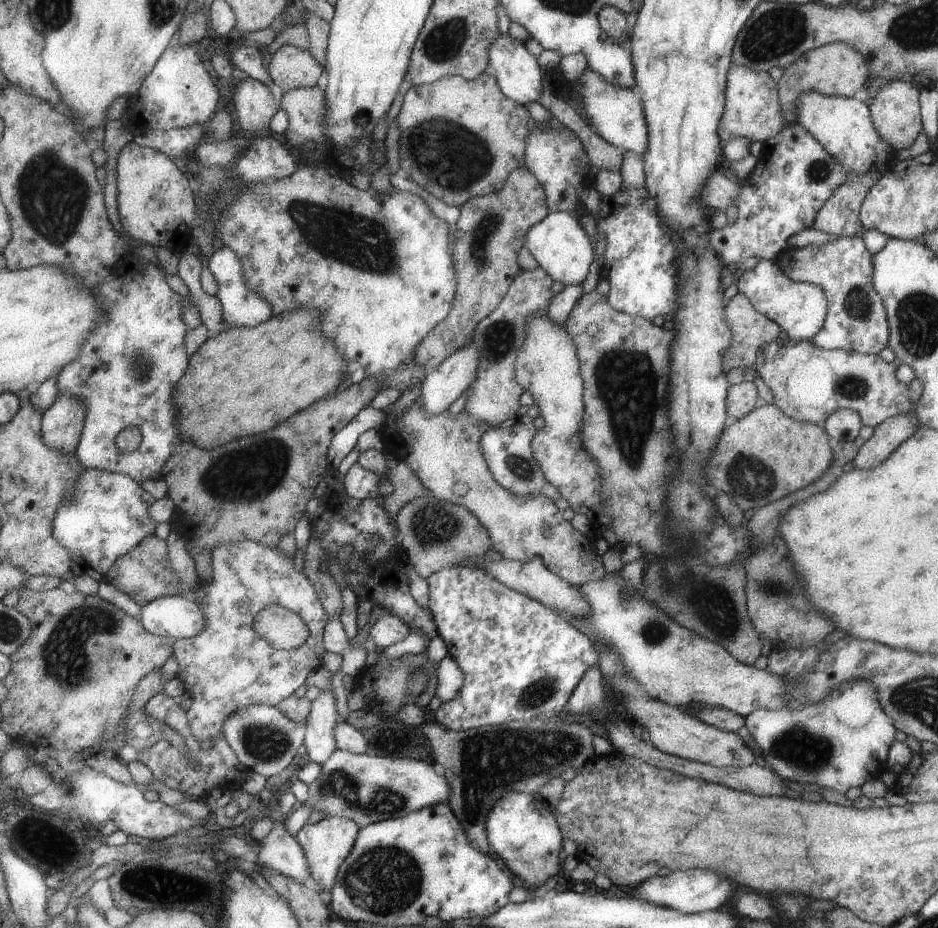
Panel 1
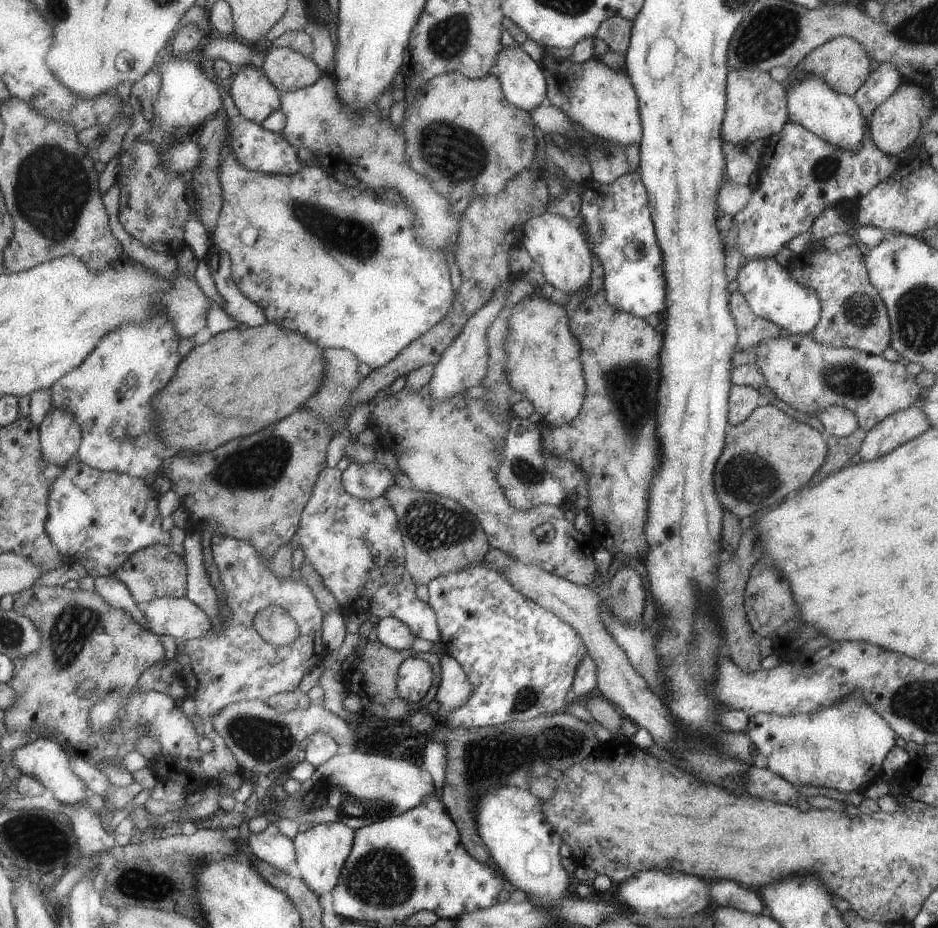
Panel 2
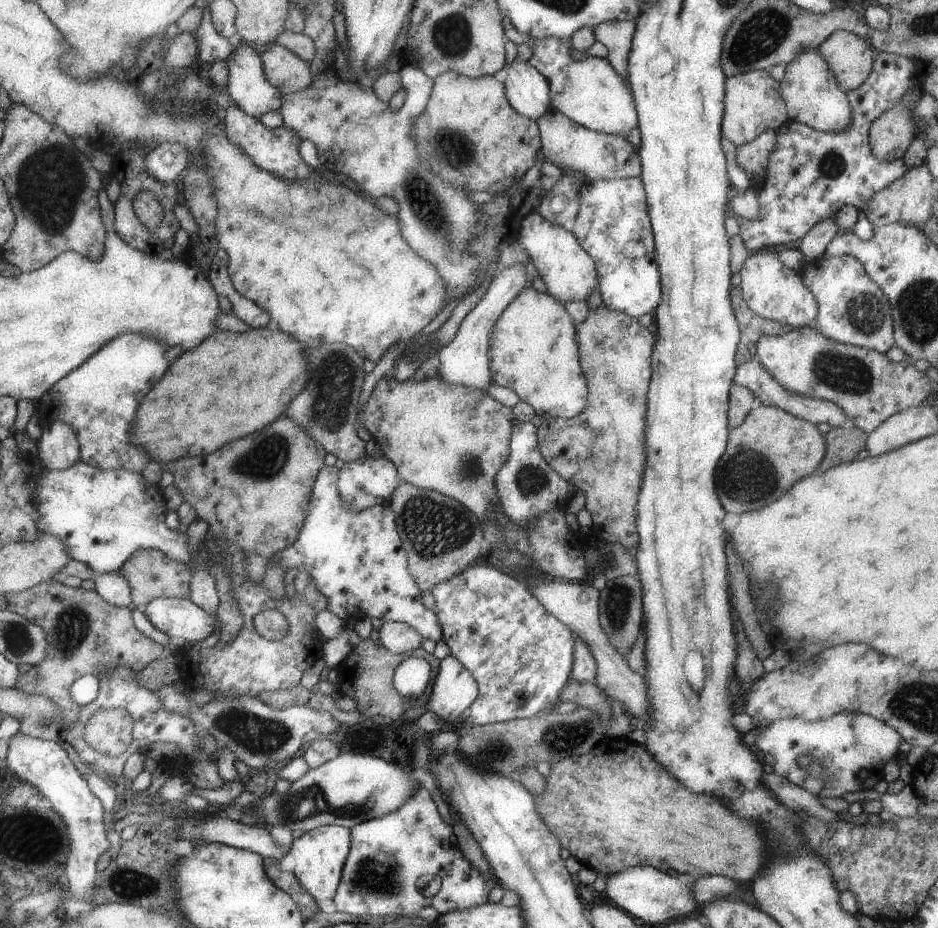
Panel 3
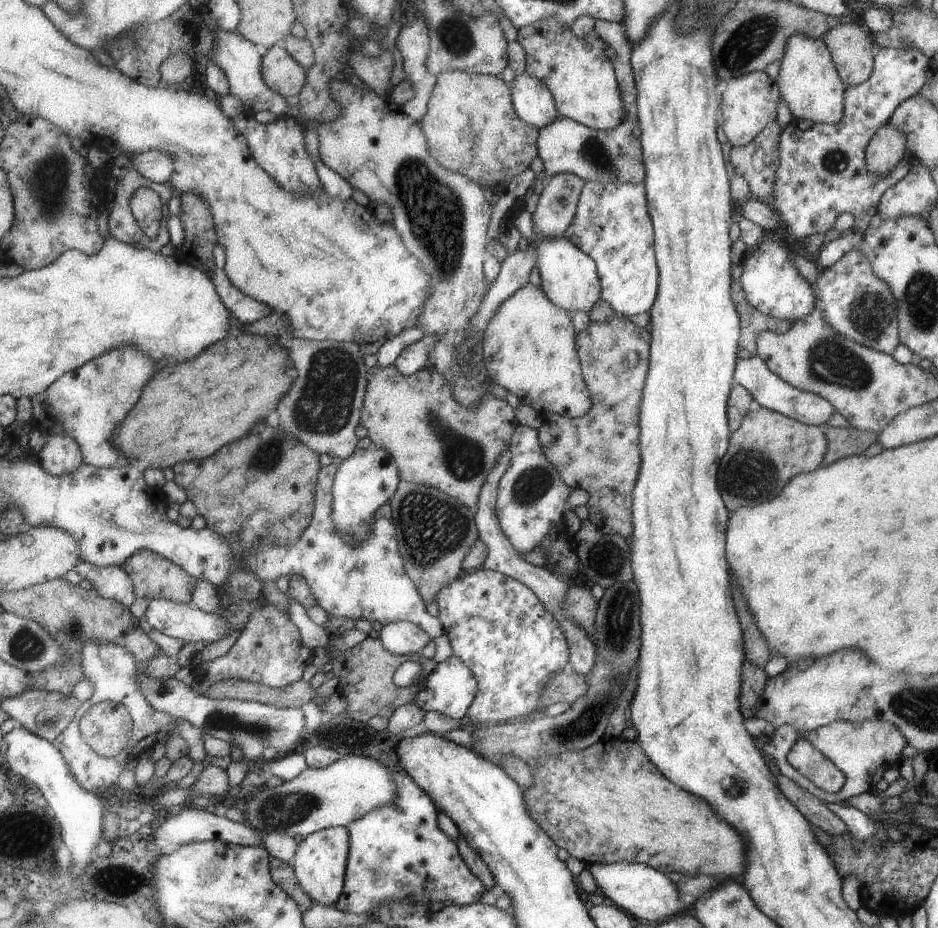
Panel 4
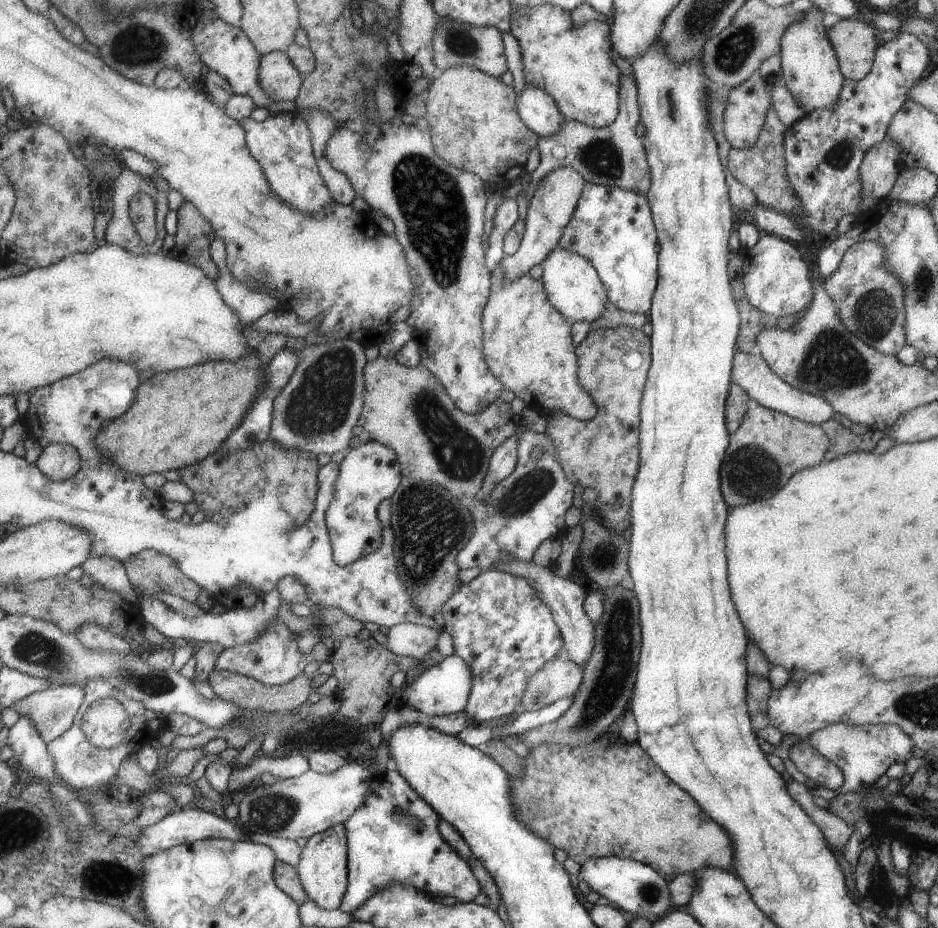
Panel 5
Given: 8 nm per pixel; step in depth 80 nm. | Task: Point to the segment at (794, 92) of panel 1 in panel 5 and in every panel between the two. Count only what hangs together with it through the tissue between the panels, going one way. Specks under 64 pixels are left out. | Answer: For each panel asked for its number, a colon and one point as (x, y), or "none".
2: (840, 63)
3: (849, 59)
4: (852, 51)
5: (854, 42)

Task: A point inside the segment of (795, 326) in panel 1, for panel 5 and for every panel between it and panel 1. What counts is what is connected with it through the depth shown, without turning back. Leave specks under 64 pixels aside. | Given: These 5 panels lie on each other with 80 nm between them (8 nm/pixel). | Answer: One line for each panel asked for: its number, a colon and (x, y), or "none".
2: (772, 294)
3: (772, 290)
4: (773, 285)
5: (776, 280)

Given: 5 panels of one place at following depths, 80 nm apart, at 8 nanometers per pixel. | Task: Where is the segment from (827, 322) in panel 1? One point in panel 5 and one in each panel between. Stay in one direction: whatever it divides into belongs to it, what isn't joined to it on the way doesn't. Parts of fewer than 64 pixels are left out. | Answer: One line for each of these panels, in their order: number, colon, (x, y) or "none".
2: (854, 316)
3: (852, 309)
4: (858, 305)
5: (870, 299)

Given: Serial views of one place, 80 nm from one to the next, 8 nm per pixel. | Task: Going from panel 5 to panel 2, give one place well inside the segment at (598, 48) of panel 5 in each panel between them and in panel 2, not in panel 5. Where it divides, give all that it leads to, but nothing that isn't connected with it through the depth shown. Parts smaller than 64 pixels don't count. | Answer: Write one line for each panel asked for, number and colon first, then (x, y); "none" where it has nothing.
2: (604, 102)
3: (589, 91)
4: (582, 81)

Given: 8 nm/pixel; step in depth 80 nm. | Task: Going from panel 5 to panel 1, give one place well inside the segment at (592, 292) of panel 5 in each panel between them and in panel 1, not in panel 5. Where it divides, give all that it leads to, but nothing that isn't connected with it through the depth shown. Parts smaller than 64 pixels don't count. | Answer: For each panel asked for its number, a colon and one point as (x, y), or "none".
1: (558, 244)
2: (557, 250)
3: (568, 272)
4: (567, 276)

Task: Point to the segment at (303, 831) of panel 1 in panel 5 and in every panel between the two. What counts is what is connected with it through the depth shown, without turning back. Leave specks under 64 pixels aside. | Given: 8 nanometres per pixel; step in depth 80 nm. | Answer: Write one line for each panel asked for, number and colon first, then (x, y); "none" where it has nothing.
2: (320, 852)
3: (319, 855)
4: (319, 861)
5: (322, 870)

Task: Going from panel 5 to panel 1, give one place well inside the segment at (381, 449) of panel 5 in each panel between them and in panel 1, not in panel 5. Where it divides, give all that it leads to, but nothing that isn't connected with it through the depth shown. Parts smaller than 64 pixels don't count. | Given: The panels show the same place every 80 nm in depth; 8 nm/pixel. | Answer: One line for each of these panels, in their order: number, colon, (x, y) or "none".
1: (358, 483)
2: (367, 481)
3: (362, 483)
4: (368, 477)

